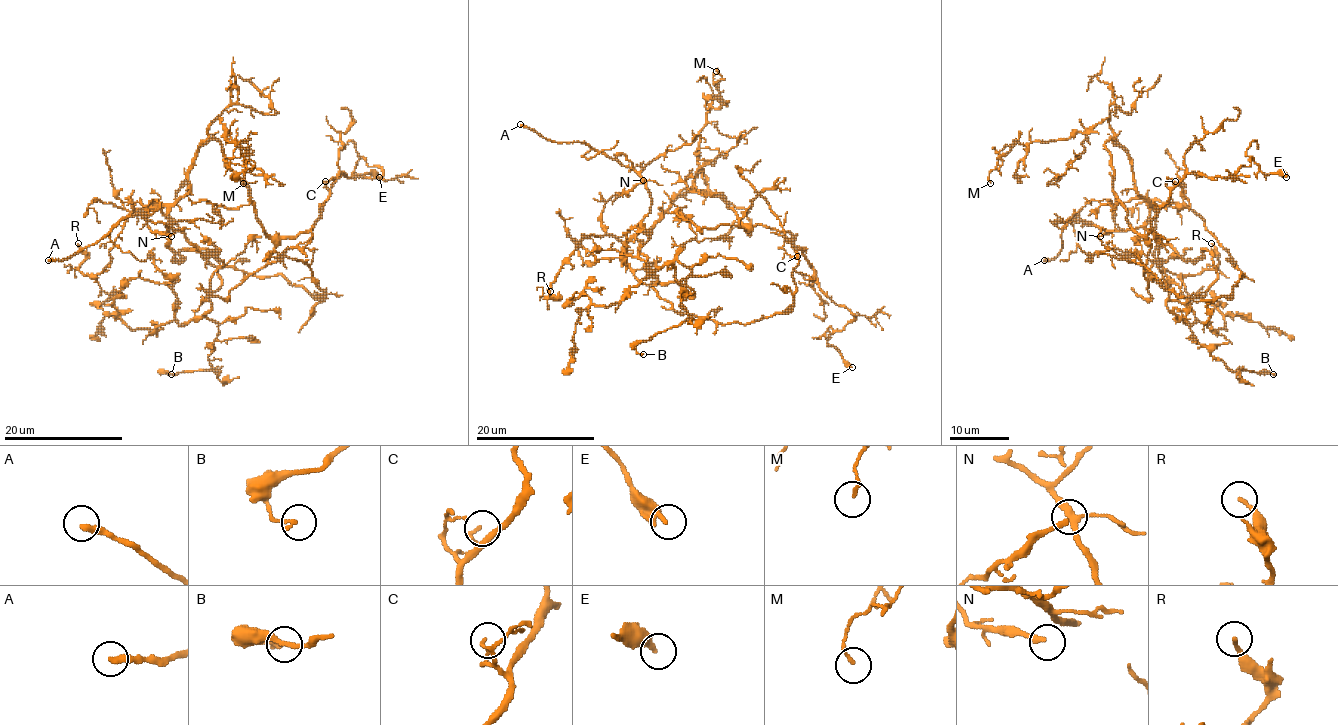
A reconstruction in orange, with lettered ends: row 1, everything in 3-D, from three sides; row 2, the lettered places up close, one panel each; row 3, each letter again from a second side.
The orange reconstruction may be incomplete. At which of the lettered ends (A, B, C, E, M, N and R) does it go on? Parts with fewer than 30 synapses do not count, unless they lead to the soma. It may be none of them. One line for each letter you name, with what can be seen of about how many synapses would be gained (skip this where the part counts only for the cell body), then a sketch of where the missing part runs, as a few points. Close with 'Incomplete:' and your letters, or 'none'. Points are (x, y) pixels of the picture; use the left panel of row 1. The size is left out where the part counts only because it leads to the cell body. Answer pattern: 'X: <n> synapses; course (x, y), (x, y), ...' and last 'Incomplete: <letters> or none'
Incomplete: A

